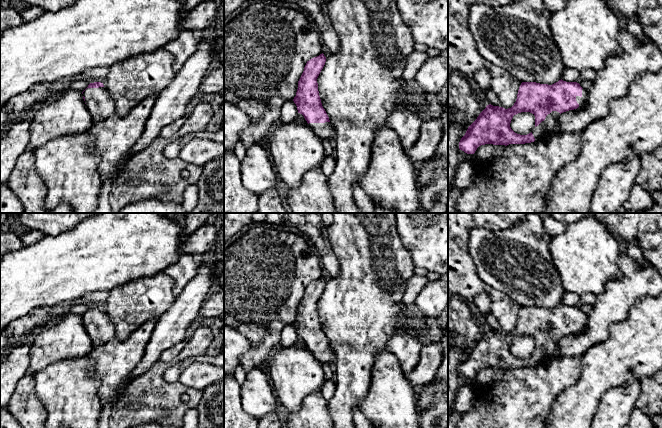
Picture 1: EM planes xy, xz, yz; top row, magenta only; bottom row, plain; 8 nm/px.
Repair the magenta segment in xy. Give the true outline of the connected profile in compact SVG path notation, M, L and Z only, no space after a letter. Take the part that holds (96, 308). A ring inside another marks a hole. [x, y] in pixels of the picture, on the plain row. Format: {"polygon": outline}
{"polygon": "M90 307L82 318L94 348L101 347L116 337L111 321L103 307Z"}

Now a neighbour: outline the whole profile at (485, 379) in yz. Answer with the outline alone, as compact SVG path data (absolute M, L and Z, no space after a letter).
M485 368L477 372L474 378L467 378L465 384L477 394L479 398L485 398L486 394L502 378L505 369Z

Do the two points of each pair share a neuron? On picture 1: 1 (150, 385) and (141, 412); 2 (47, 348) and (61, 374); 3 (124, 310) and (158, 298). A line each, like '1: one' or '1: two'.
1: one
2: two
3: one

